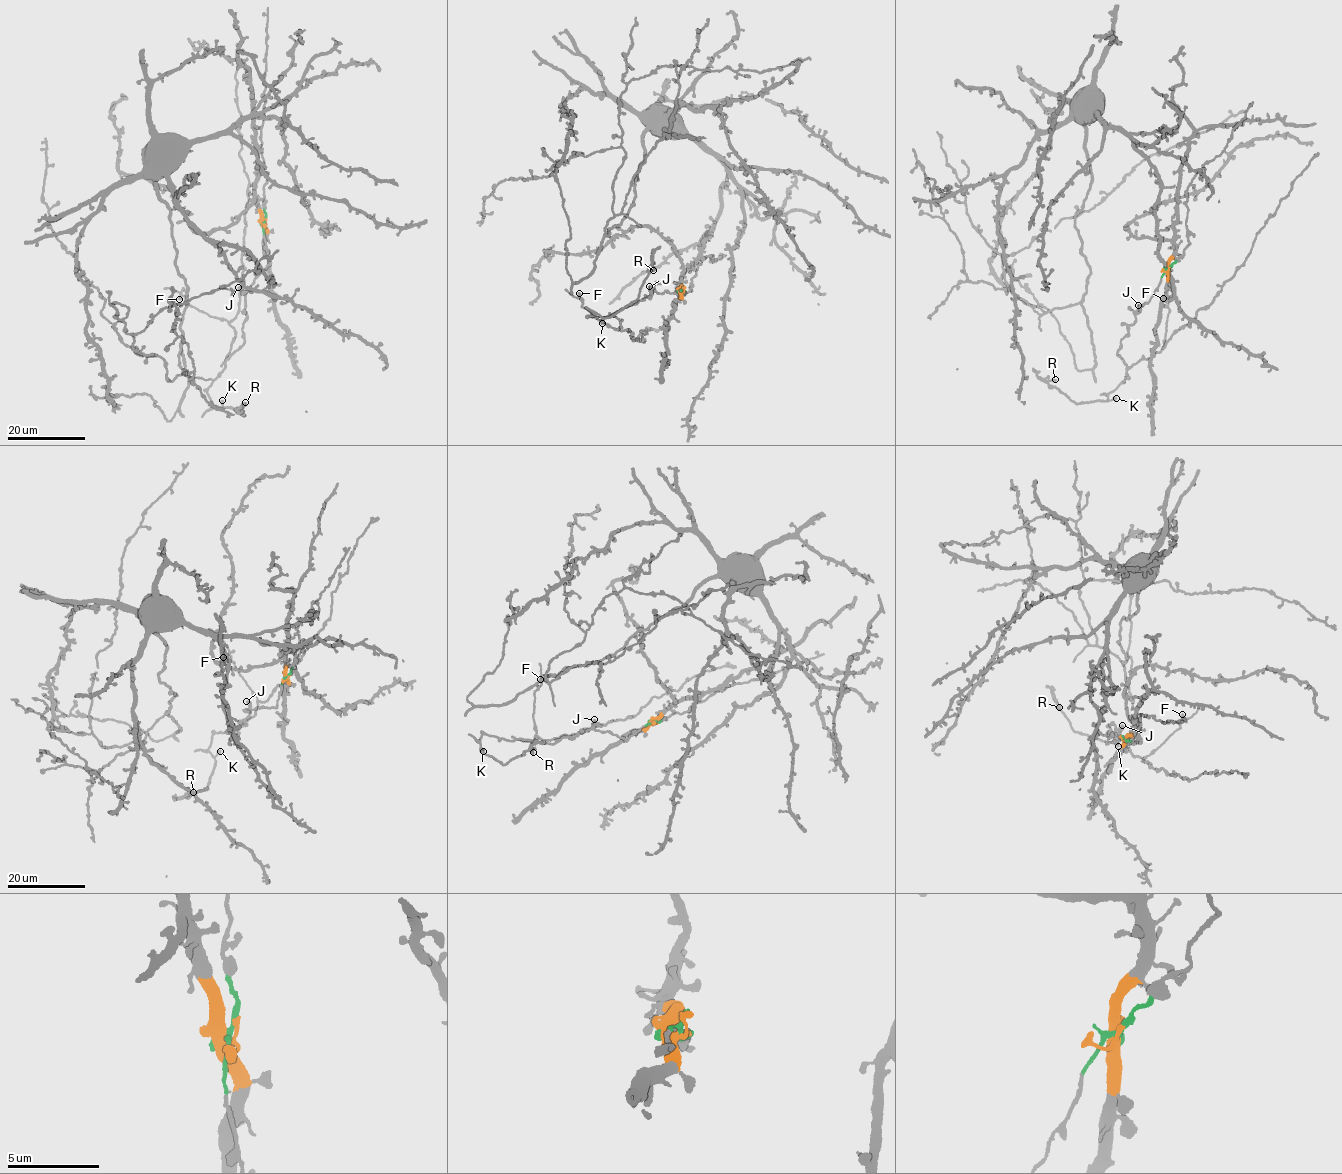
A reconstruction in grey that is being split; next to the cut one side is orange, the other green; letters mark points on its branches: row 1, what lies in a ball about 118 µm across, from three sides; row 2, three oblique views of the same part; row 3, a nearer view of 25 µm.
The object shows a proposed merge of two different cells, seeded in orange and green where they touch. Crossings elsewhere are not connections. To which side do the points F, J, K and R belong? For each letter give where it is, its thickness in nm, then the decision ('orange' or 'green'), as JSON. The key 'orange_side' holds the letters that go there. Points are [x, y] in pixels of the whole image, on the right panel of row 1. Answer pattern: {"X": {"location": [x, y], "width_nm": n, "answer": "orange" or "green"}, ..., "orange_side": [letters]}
{"F": {"location": [1163, 298], "width_nm": 320, "answer": "green"}, "J": {"location": [1138, 305], "width_nm": 400, "answer": "green"}, "K": {"location": [1116, 398], "width_nm": 480, "answer": "green"}, "R": {"location": [1055, 379], "width_nm": 480, "answer": "green"}, "orange_side": []}

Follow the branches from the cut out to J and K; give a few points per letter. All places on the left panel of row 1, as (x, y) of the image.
J: (263, 221), (268, 265), (247, 291), (238, 287)
K: (263, 221), (268, 265), (245, 295), (244, 340), (207, 390), (214, 405), (222, 406), (223, 400)

